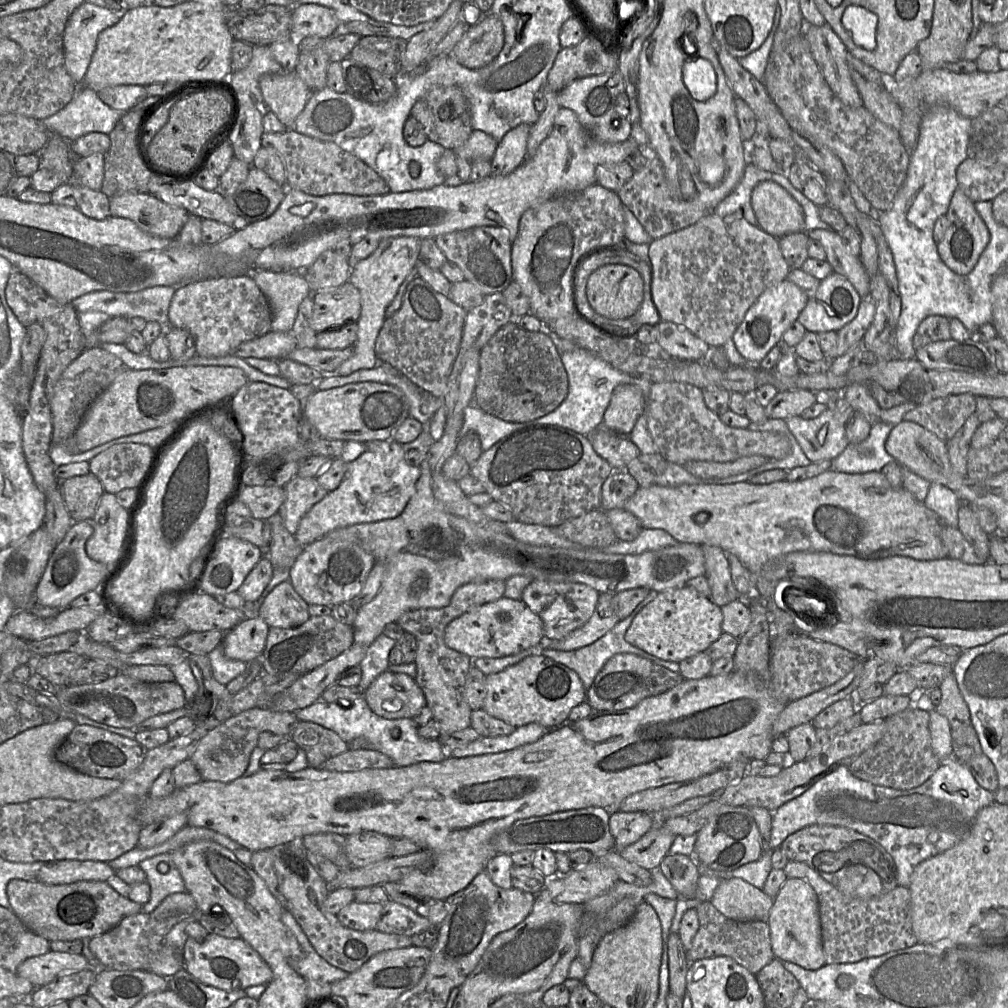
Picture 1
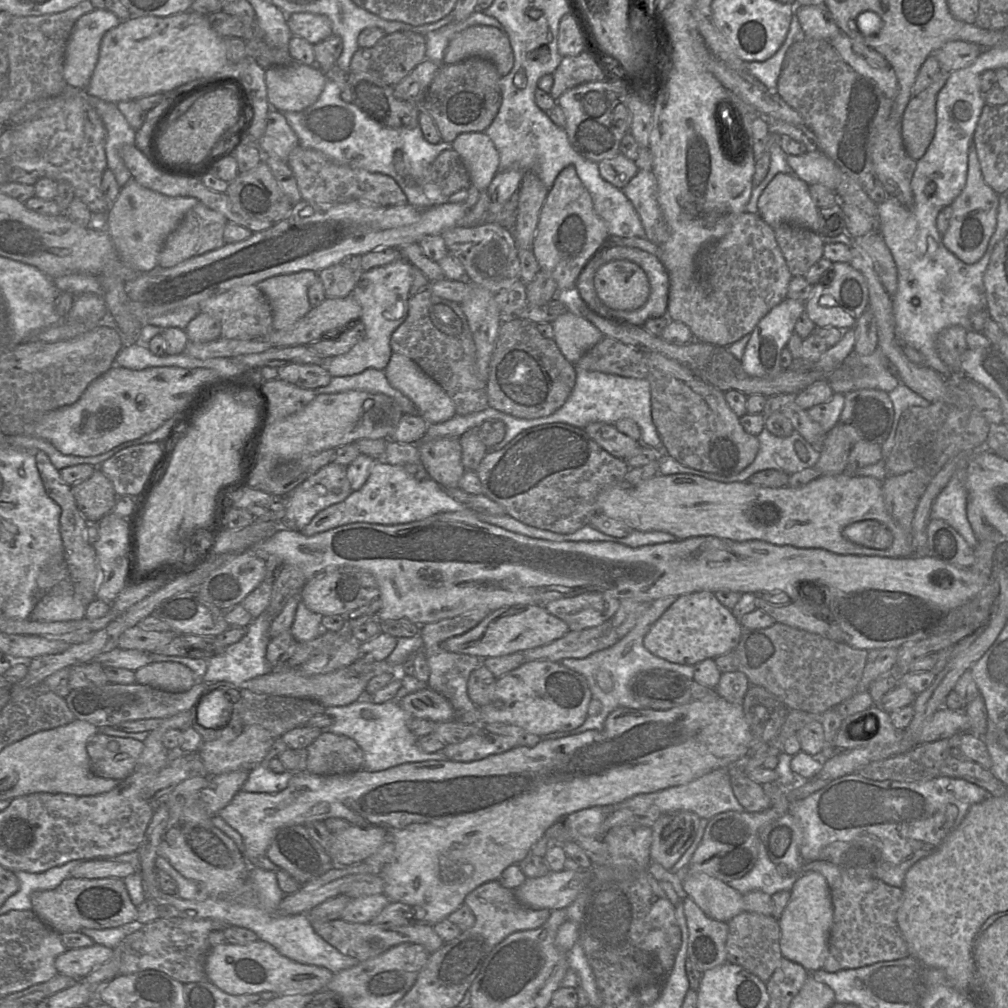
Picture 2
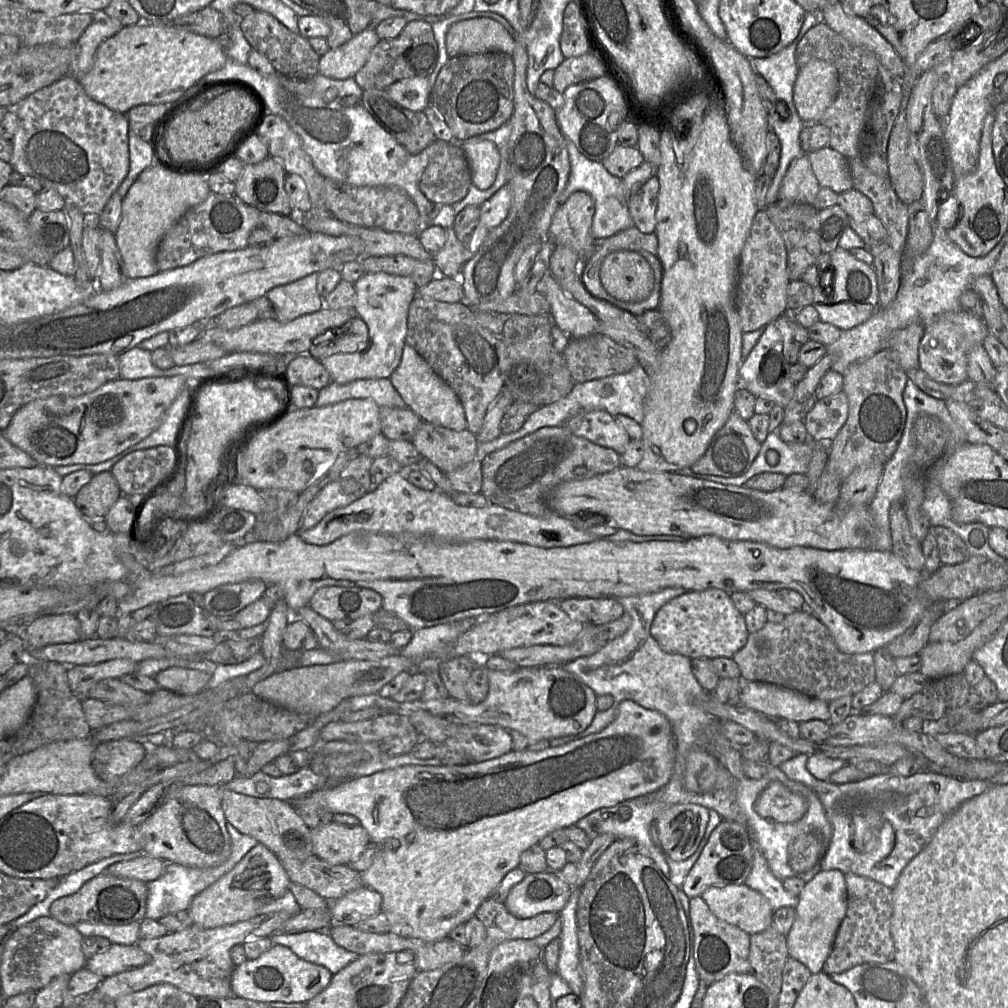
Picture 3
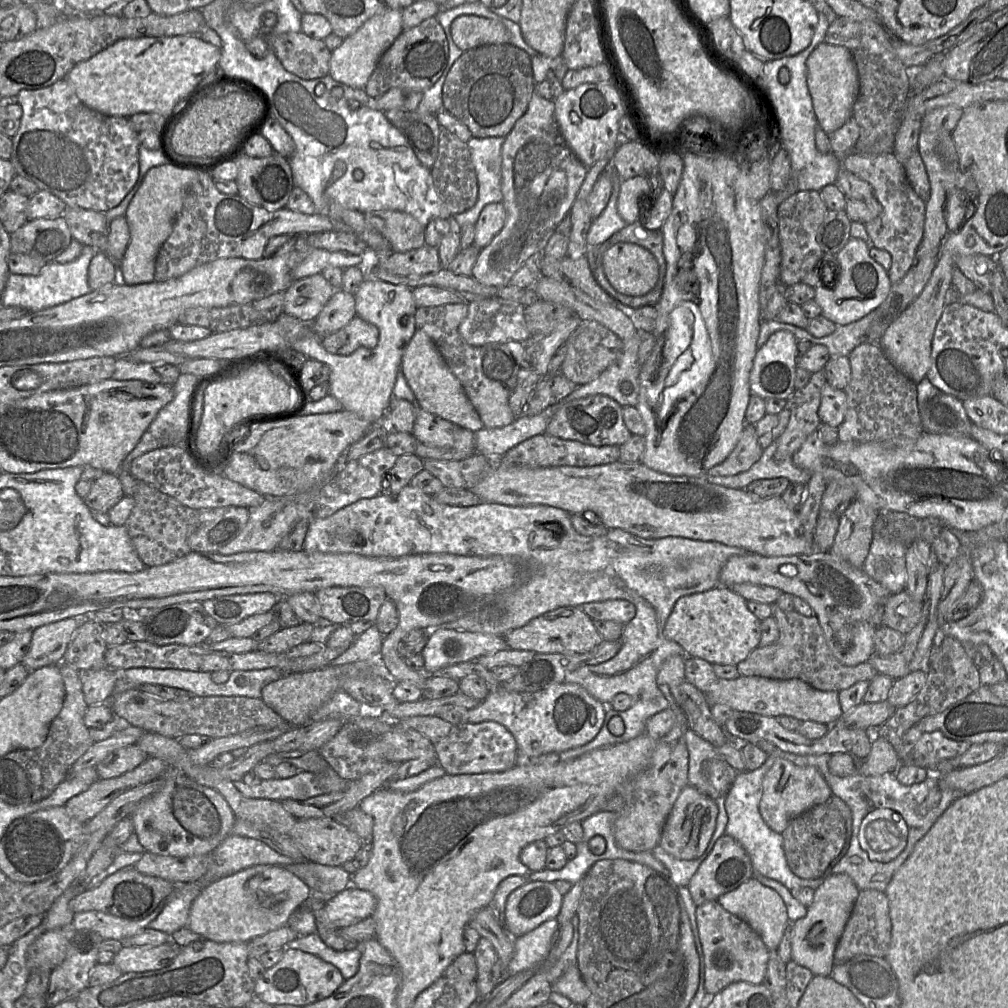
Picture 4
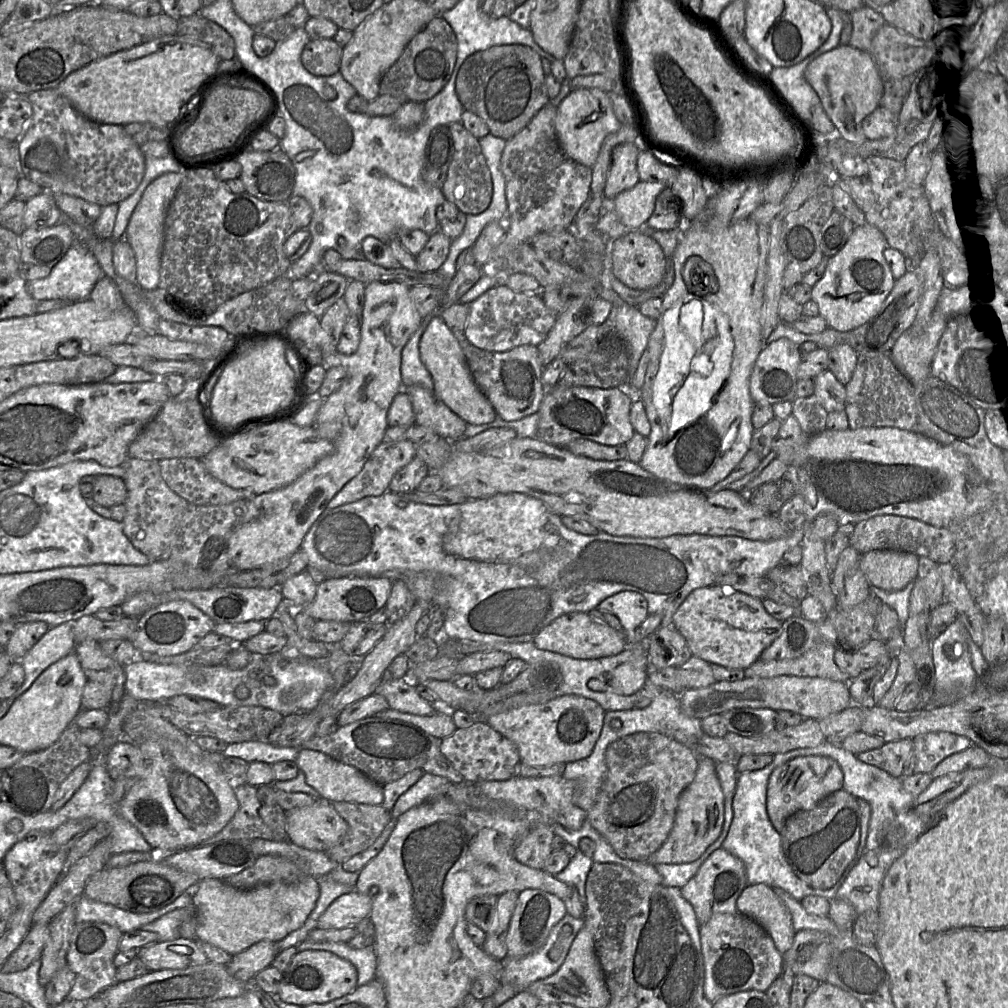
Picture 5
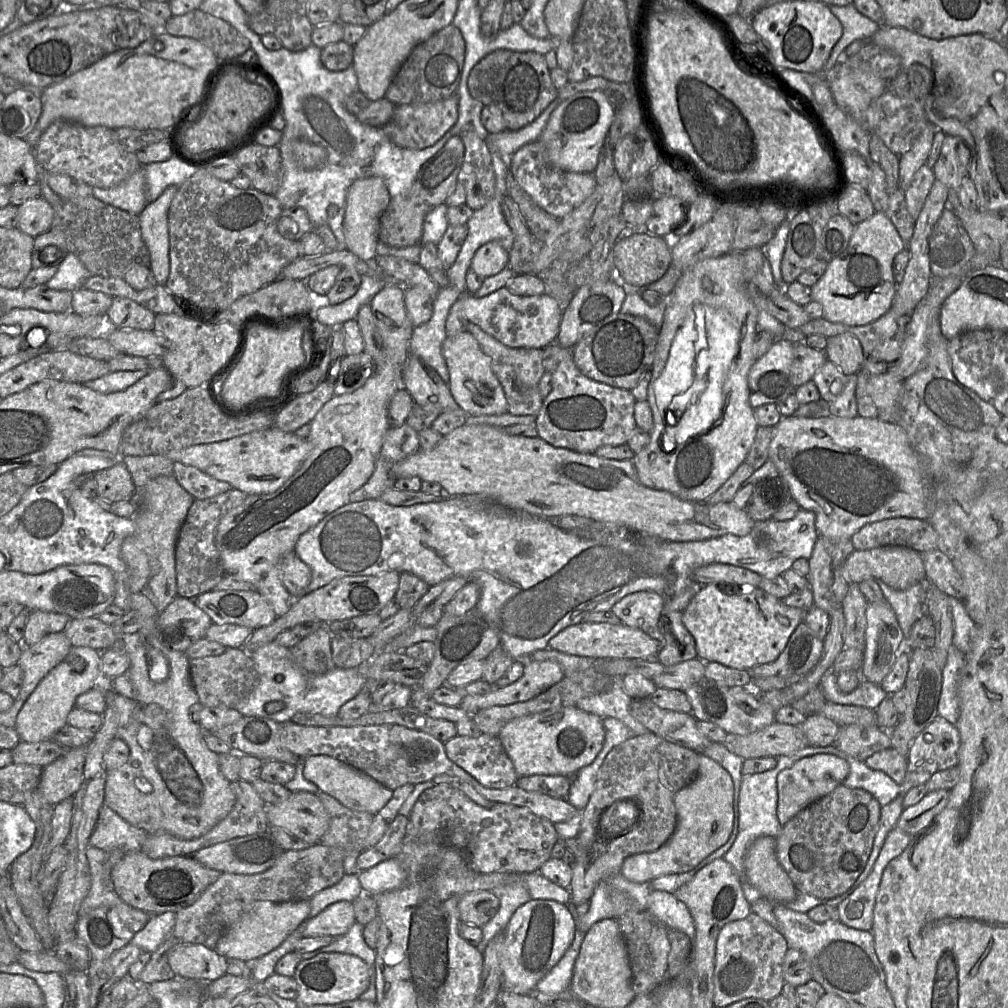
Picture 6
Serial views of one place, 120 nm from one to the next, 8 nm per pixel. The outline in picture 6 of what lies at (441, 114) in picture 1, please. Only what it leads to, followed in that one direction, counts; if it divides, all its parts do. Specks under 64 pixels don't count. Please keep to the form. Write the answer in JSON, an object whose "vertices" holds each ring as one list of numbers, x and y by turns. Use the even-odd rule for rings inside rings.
{"vertices":[[495,50,483,57,471,70,468,77,468,90,471,96,484,106,495,106,502,112,506,130,518,130,534,121,544,109,558,97,544,55,527,51]]}

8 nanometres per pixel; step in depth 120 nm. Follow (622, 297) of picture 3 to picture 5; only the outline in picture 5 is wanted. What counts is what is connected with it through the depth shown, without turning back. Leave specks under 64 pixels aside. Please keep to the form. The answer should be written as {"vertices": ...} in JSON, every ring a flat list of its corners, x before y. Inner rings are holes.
{"vertices":[[630,231,613,242,612,273,631,289,656,286,663,278,666,258,660,245,648,234]]}

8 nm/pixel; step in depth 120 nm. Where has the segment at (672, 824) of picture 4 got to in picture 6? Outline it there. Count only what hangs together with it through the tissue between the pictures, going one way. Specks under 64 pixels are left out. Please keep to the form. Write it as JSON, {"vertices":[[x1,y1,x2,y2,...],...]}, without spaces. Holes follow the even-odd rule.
{"vertices":[[700,754,697,777,674,797,677,812,674,834,654,852,627,857,621,868,622,875,629,881,643,883,651,882,660,876,694,869,728,841,733,830,733,797,734,784,729,772,708,756]]}

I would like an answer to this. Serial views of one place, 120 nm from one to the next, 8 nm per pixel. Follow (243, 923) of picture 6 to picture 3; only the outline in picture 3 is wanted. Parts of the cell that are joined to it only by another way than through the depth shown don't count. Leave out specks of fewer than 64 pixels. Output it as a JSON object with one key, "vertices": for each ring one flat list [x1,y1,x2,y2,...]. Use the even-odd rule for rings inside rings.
{"vertices":[[264,844,254,846,235,867,208,886,191,901,187,912,193,924,216,928,248,920,272,899,282,897,291,883,279,858]]}

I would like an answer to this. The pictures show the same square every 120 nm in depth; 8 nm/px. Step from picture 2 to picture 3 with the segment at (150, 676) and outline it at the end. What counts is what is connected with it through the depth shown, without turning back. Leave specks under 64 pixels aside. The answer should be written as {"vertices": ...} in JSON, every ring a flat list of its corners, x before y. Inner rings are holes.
{"vertices":[[170,667,154,676,160,688,178,694,190,694,202,689,209,681,211,674,199,670]]}

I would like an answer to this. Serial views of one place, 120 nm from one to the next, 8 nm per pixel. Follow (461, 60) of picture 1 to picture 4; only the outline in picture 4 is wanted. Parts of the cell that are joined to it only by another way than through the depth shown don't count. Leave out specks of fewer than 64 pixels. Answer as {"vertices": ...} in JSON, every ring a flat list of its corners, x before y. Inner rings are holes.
{"vertices":[[461,15,450,26,453,42,462,50,490,44,509,44,507,28,498,21,476,15]]}

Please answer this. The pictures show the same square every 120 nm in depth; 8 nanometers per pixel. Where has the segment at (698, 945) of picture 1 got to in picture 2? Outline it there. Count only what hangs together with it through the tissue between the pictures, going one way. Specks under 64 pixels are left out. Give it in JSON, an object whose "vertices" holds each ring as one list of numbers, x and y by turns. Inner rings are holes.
{"vertices":[[744,911,730,919,727,924,727,962,738,964,763,982,767,982,783,957,780,948,781,929,778,919,773,915]]}

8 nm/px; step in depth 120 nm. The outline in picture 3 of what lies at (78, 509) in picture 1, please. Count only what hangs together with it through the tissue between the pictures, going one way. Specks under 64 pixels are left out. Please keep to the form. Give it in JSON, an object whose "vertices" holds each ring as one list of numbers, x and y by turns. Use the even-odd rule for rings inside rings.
{"vertices":[[110,471,92,476,74,497,81,514,87,519,105,517,111,507,122,496,120,487]]}

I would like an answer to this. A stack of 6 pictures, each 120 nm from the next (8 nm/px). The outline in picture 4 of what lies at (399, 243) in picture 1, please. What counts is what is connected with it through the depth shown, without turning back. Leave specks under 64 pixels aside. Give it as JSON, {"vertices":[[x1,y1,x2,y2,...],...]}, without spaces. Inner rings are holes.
{"vertices":[[371,277,364,279,354,298,356,315,378,329,377,344,373,348,360,347,345,356,331,354,323,347,322,337,310,327,312,322,303,322,285,313,277,318,277,322,287,332,287,339,293,350,329,367,329,394,340,401,343,409,356,414,371,425,377,425,393,397,392,391,402,356,416,331,417,306,412,289,408,286]]}

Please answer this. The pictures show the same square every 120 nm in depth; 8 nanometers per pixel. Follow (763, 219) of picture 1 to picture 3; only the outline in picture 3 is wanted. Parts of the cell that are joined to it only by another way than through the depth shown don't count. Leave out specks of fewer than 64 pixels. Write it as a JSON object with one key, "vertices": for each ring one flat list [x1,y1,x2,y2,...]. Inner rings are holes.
{"vertices":[[802,153,791,162,778,191,778,201,805,202,814,204,820,185,811,169,808,155]]}

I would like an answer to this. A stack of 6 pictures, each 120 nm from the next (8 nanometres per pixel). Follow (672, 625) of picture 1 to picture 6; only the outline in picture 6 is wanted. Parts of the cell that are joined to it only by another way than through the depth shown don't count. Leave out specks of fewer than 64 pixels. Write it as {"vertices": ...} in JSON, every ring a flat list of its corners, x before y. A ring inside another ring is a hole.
{"vertices":[[709,583,700,587,684,609,682,621,694,638,697,657,702,661,750,671,779,657,796,627,804,621,805,613,759,587]]}

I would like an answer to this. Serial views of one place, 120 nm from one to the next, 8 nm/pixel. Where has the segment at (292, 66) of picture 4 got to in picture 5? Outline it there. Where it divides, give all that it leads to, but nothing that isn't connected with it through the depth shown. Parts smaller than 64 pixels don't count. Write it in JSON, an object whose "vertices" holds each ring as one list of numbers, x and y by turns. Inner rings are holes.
{"vertices":[[310,39,301,53,301,63,314,76,339,72,343,47,334,39]]}

